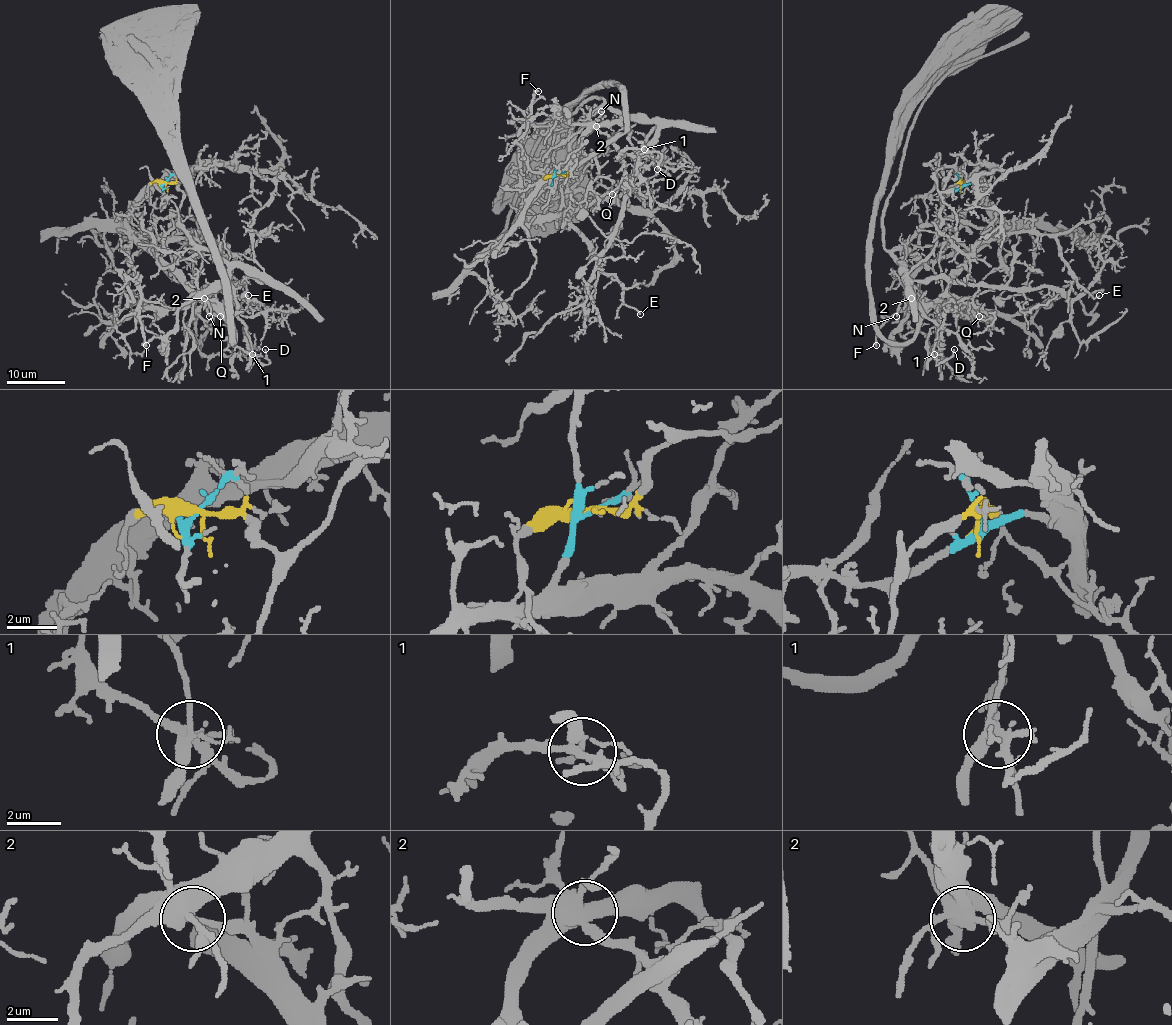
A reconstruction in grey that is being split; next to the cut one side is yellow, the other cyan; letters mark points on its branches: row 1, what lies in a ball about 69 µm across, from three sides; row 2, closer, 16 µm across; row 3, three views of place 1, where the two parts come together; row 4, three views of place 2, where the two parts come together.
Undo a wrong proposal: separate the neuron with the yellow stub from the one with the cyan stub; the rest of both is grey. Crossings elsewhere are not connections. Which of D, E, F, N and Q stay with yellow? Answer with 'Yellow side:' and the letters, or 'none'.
Yellow side: none

